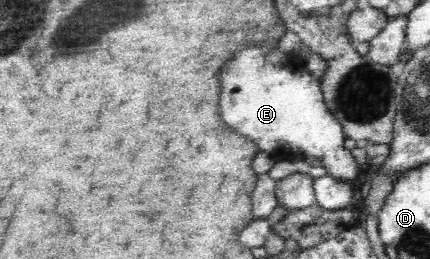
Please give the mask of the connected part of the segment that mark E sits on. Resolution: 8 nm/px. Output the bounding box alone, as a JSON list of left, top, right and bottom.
[221,46,363,225]

